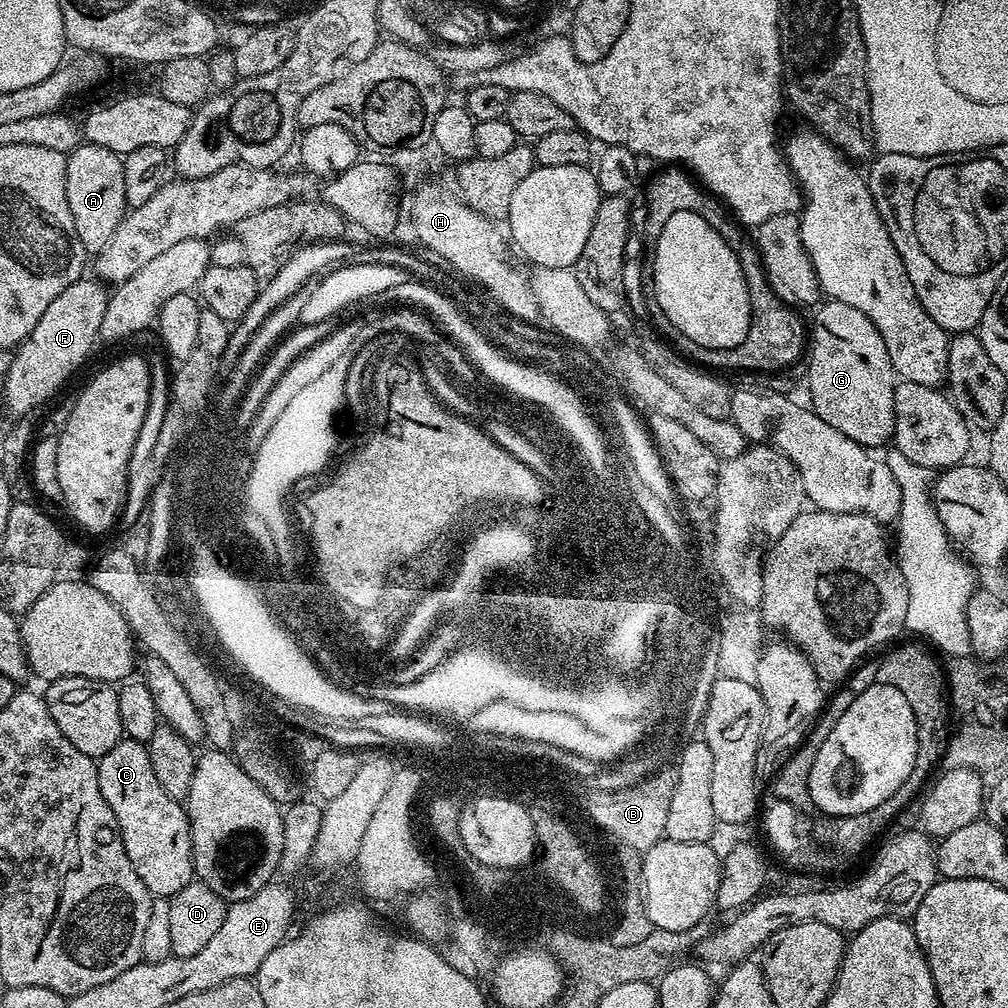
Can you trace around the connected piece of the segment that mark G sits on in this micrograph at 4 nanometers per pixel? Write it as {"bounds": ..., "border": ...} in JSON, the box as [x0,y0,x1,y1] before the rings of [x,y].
{"bounds":[806,299,898,450],"border":[[[829,299],[815,312],[812,324],[810,320],[810,347],[806,352],[810,407],[823,422],[861,447],[878,450],[893,439],[896,431],[894,390],[898,377],[892,369],[886,342],[882,342],[874,322],[862,310],[846,306],[846,302]]]}

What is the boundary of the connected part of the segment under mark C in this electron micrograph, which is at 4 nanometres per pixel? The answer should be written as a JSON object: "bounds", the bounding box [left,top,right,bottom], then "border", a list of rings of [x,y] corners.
{"bounds":[98,738,194,898],"border":[[[122,738],[106,755],[99,757],[98,786],[102,790],[102,798],[114,810],[116,821],[120,827],[120,837],[126,846],[126,854],[138,870],[138,878],[146,886],[146,890],[156,898],[170,898],[182,890],[194,879],[194,865],[192,863],[192,827],[188,821],[188,813],[181,801],[170,798],[166,790],[158,783],[154,775],[154,766],[150,766],[150,754],[147,747],[139,740]]]}

